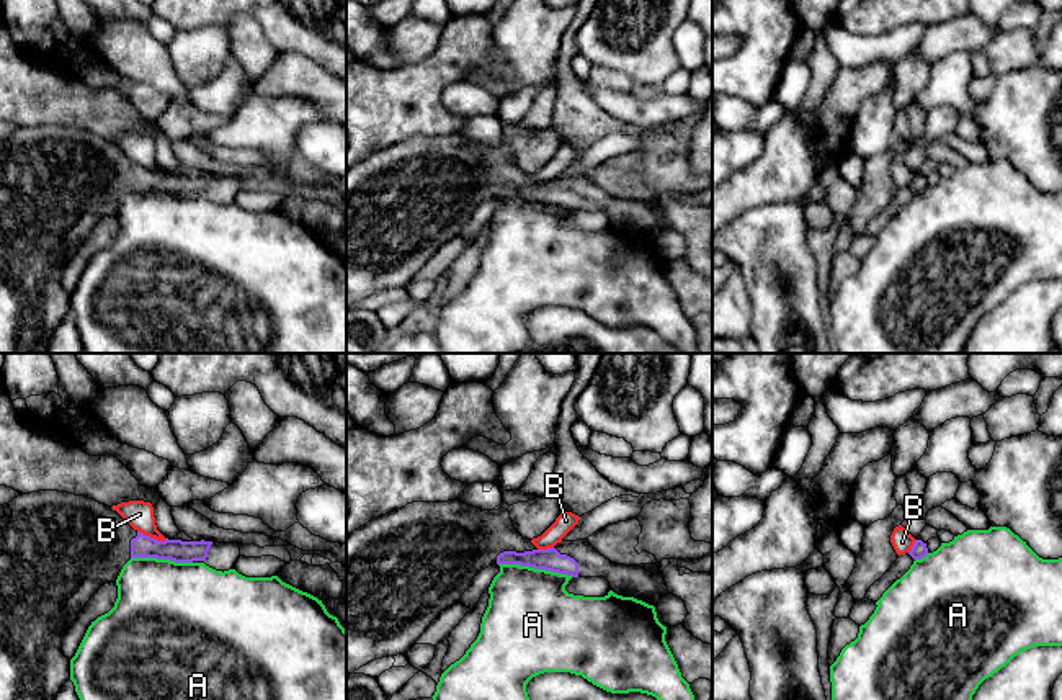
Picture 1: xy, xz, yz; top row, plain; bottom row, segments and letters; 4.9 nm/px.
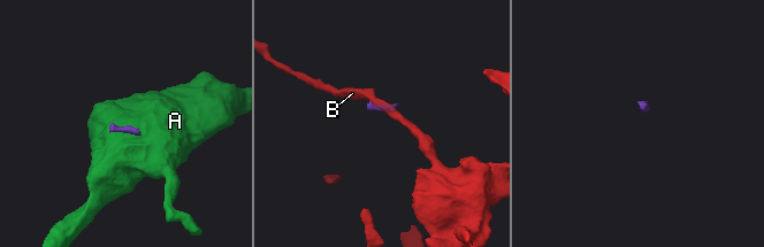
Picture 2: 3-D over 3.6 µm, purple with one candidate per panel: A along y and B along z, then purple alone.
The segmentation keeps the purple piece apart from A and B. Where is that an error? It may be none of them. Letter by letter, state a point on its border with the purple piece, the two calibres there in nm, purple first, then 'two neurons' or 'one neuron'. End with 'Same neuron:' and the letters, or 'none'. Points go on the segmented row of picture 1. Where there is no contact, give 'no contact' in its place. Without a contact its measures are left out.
A: xz (536, 568) | 110/440 nm | two neurons
B: xy (152, 538) | 110/140 nm | two neurons
Same neuron: none

